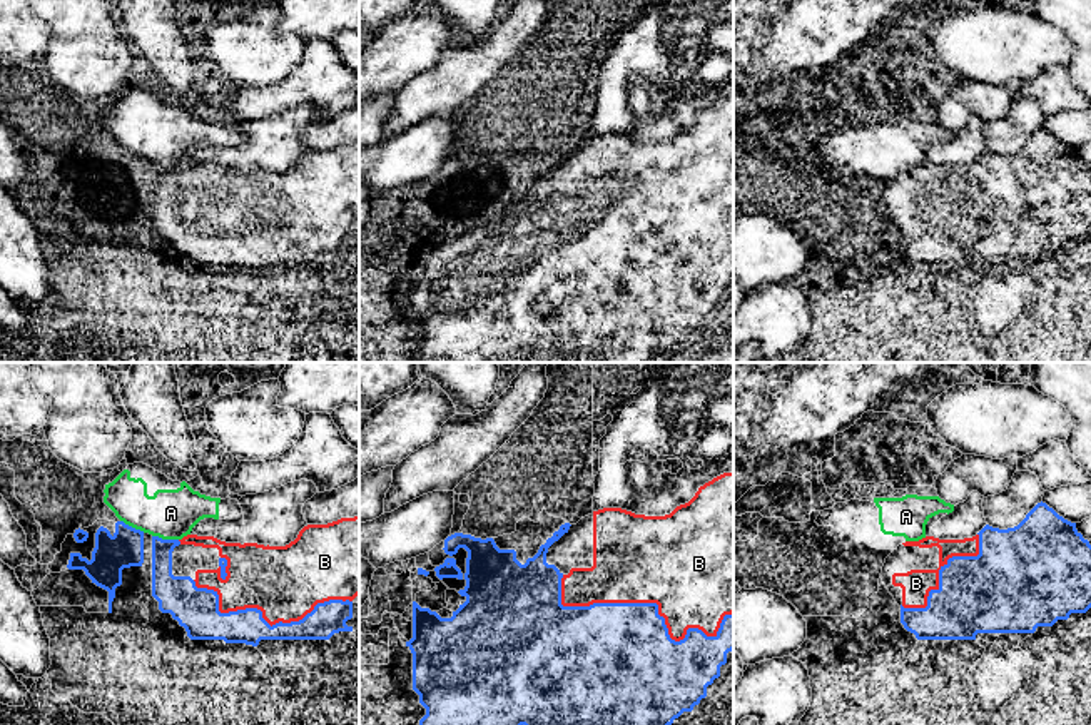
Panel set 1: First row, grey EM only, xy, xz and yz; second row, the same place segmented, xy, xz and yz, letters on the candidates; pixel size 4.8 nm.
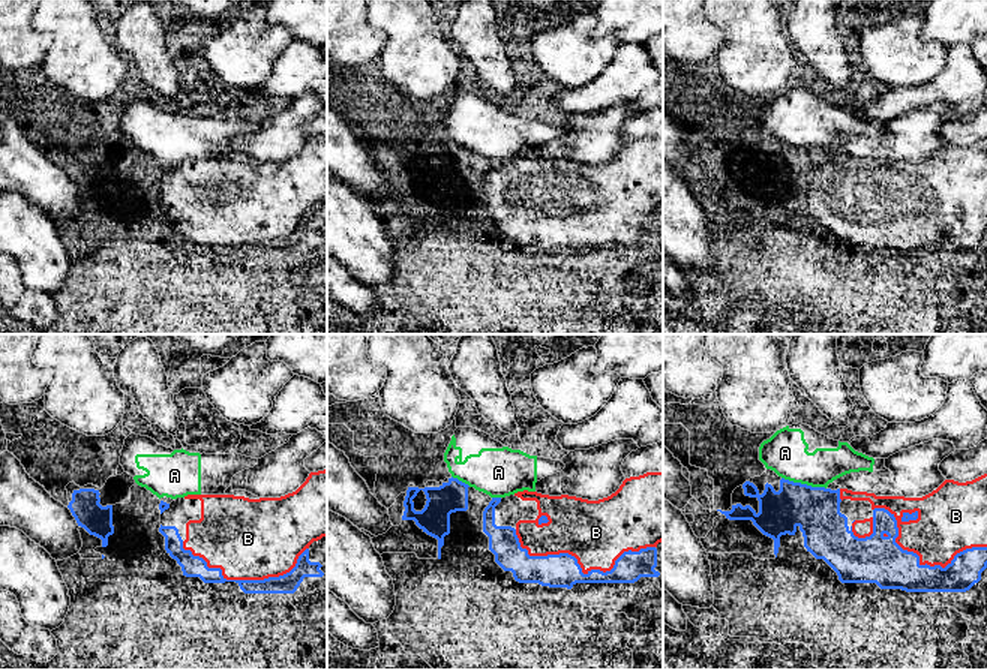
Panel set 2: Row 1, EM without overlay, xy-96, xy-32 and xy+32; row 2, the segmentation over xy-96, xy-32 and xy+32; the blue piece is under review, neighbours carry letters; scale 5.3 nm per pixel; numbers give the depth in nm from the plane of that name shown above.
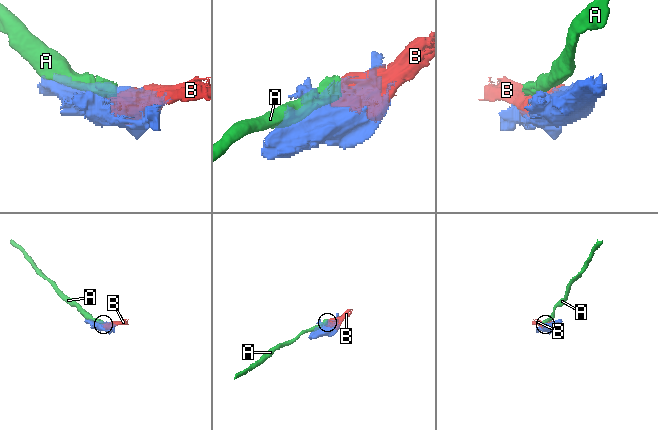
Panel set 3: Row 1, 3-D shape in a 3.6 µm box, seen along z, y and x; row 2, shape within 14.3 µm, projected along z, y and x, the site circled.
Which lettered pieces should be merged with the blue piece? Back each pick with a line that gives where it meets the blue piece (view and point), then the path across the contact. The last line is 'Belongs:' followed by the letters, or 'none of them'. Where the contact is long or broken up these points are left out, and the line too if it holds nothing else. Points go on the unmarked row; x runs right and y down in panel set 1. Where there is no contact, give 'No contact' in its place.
B: Touches blue at xz (650, 229)
Belongs: B

